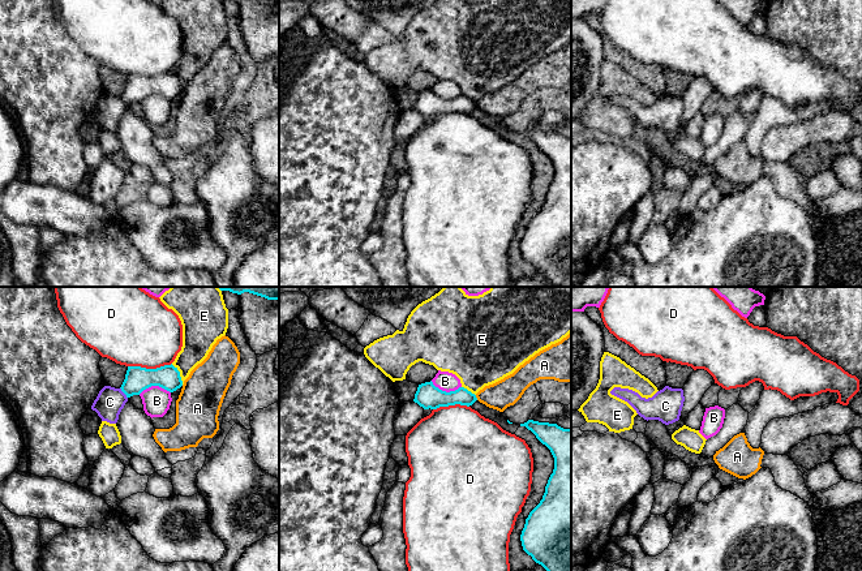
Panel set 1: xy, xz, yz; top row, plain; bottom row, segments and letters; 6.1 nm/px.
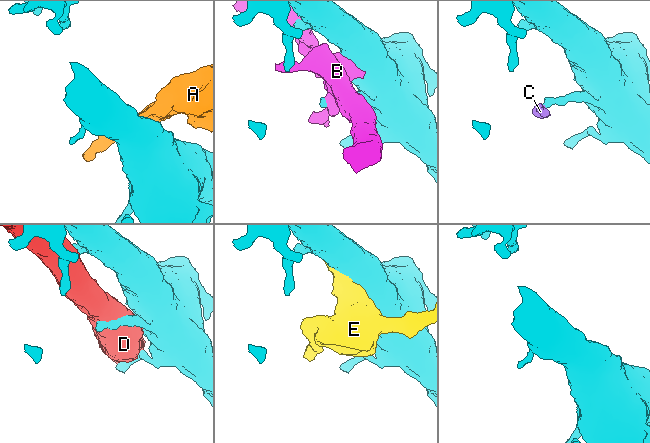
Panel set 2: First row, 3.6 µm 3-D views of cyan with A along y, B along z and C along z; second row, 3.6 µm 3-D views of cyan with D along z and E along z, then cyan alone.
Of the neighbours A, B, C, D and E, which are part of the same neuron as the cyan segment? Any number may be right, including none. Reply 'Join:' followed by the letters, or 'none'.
Join: none

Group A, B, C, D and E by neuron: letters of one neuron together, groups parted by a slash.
A / B / C / D / E

